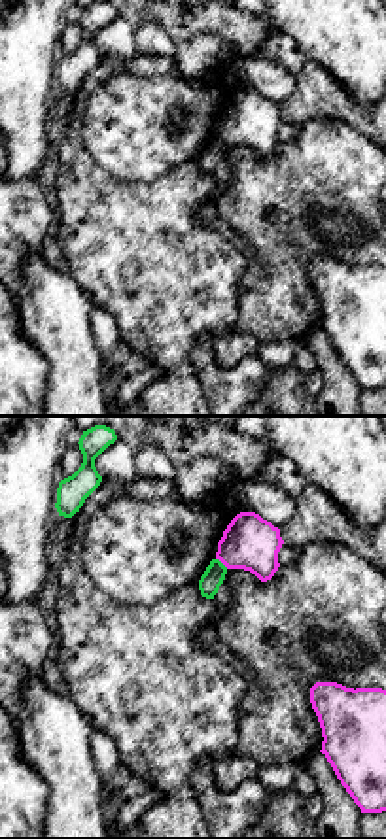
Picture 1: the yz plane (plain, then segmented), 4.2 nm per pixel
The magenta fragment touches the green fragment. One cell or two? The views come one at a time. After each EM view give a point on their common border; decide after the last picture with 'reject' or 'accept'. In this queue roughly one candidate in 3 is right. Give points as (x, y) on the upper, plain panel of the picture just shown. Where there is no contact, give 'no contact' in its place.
meets magenta at (222, 138)

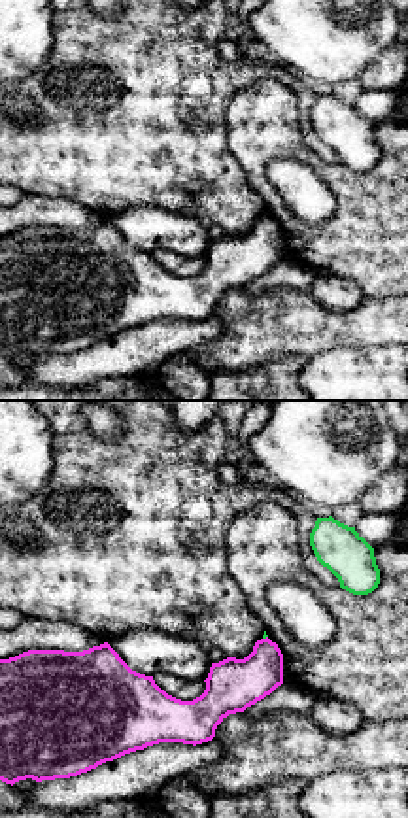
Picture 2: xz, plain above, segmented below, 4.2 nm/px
meets magenta at (267, 214)

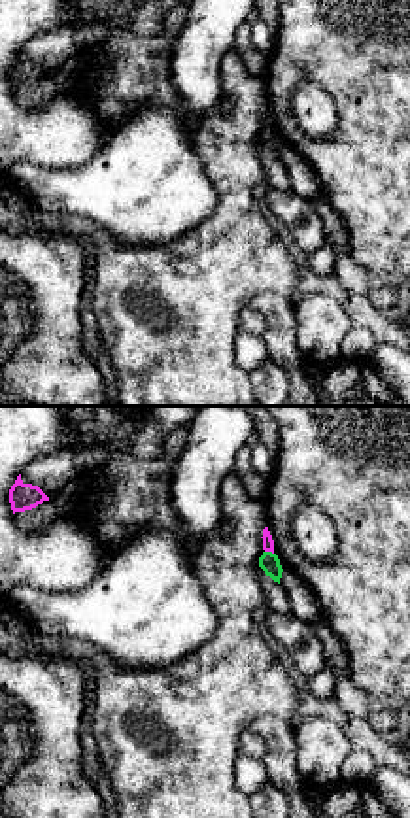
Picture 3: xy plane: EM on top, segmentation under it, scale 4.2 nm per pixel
meets magenta at (269, 127)

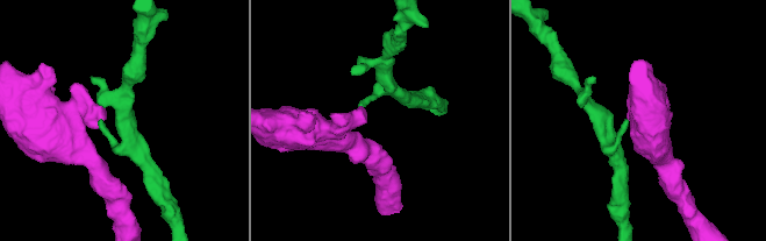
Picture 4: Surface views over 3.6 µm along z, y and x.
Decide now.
reject

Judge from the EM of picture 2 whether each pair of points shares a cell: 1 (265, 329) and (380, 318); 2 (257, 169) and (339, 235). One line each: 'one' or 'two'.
1: one
2: one

